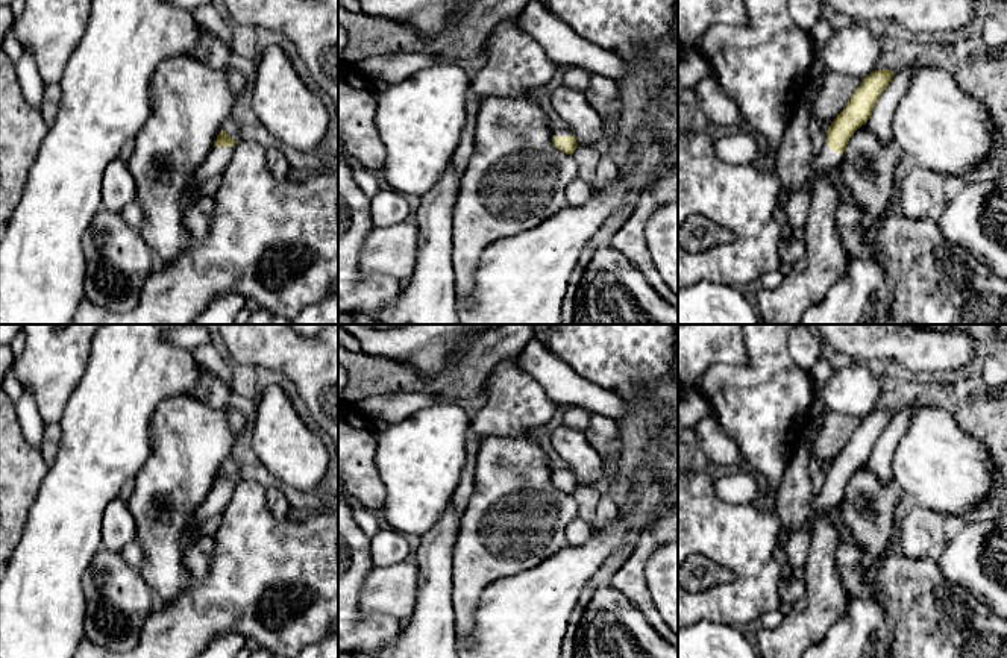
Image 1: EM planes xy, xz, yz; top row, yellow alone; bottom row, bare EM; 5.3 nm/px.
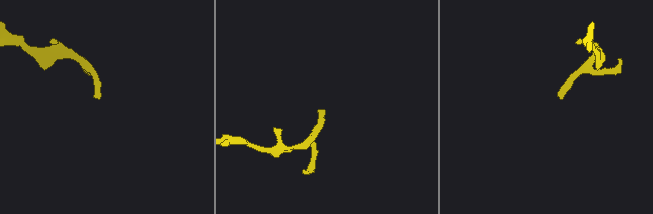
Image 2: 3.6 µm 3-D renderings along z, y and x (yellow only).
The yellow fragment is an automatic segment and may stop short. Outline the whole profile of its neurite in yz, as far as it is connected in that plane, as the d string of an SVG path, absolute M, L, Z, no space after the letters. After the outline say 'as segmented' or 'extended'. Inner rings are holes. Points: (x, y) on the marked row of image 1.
M883 68L863 77L843 111L831 123L827 130L825 146L816 156L810 180L804 188L790 193L781 214L783 220L792 229L799 229L805 224L813 177L822 173L831 173L840 165L849 138L858 127L866 124L881 92L892 82L893 74L890 70Z; extended

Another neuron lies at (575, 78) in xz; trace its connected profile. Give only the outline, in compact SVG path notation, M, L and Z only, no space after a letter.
M570 65L563 77L563 86L585 91L593 73L581 67Z

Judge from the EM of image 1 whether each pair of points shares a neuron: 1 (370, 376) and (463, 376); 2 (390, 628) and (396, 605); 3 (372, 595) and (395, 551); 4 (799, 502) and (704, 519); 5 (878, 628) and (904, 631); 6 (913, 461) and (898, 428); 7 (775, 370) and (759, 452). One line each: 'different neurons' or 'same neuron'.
1: same neuron
2: different neurons
3: different neurons
4: different neurons
5: different neurons
6: different neurons
7: same neuron

